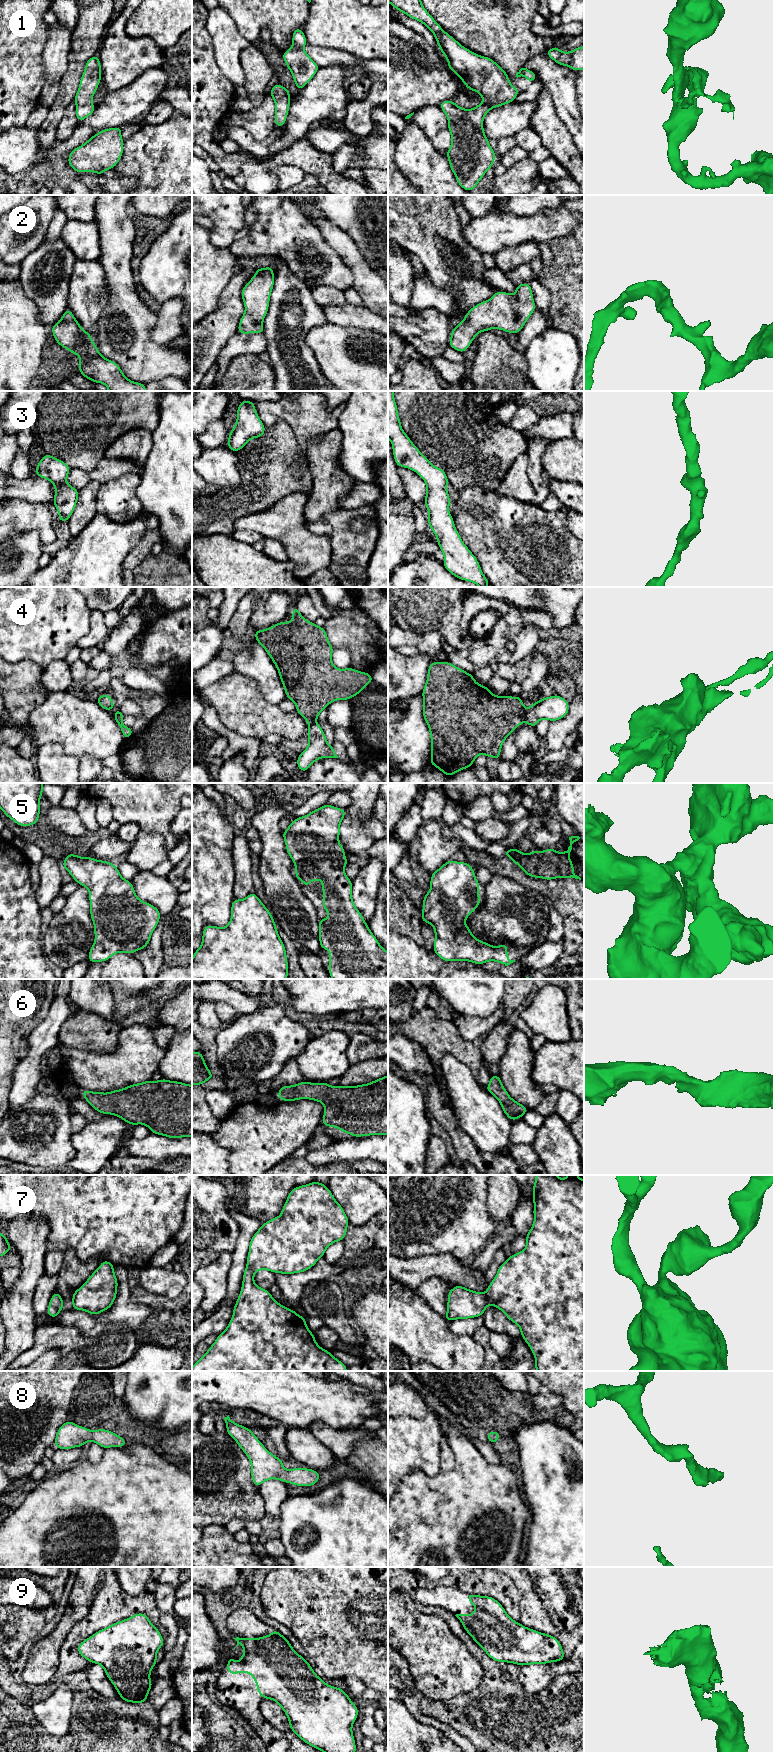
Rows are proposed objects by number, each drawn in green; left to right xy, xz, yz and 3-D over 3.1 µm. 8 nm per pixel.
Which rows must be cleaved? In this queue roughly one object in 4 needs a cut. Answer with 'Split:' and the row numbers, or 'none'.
Split: 4

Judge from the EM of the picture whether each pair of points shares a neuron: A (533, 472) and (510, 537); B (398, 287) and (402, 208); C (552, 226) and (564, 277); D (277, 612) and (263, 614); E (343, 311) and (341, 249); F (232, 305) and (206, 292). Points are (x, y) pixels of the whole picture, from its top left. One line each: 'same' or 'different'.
A: different
B: different
C: different
D: same
E: different
F: different

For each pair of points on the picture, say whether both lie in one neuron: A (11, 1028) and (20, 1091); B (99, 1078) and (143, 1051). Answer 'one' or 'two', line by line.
A: two
B: one

